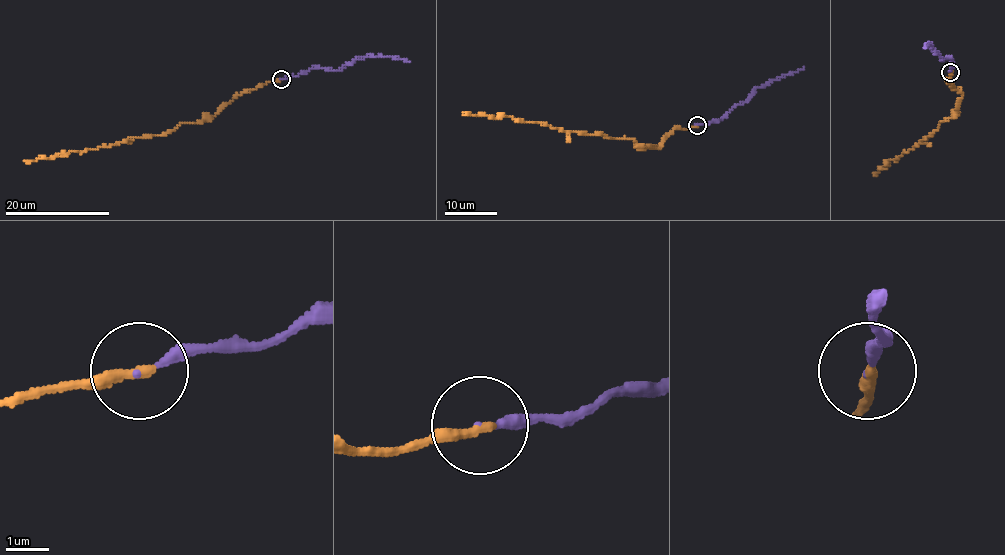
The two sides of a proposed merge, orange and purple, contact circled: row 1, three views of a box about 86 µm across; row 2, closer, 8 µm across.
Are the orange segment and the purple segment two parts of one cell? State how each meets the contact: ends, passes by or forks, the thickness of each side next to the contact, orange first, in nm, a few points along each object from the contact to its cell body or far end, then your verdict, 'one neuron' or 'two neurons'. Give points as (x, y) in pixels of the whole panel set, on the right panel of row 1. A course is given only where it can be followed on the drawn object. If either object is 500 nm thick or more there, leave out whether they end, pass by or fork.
orange ends | purple ends | 280/180 nm | orange via (950, 72), (947, 80), (961, 94), (955, 115), (939, 121), (930, 135), (888, 160), (873, 173) | purple via (950, 72), (953, 68), (951, 58), (942, 59), (928, 43), (924, 47) | one neuron

